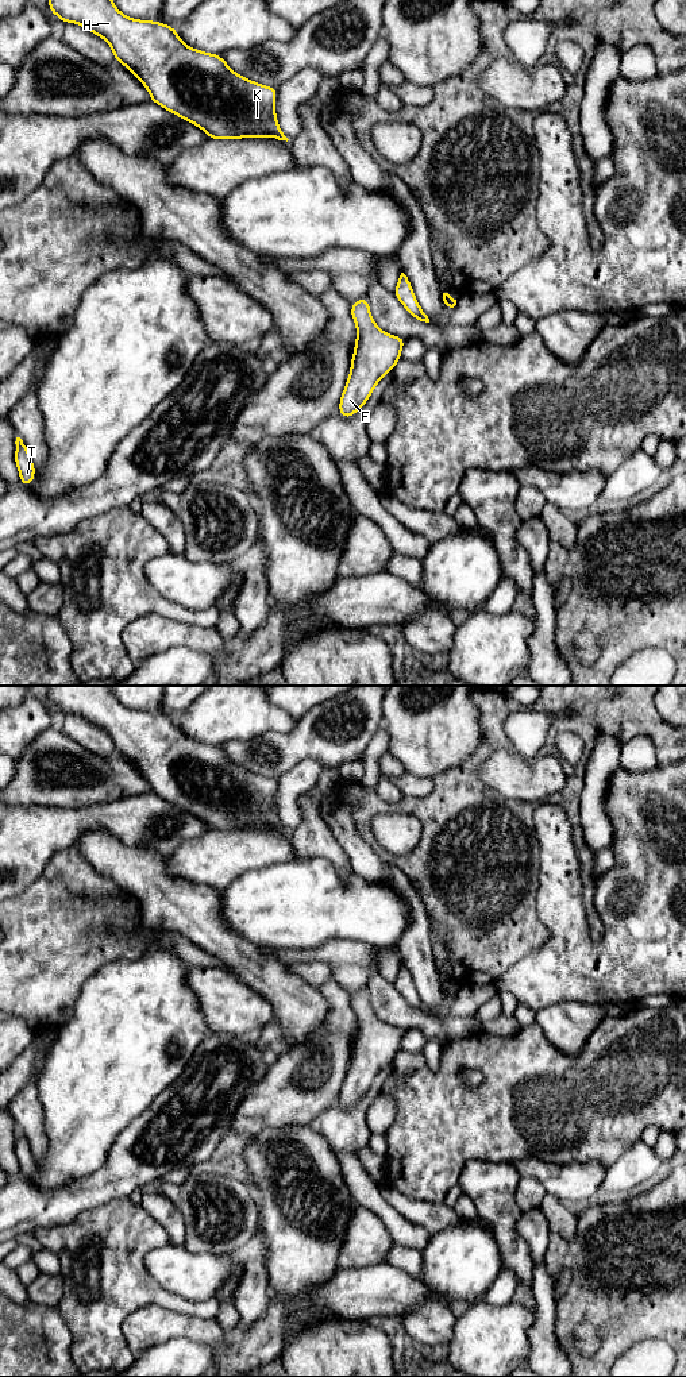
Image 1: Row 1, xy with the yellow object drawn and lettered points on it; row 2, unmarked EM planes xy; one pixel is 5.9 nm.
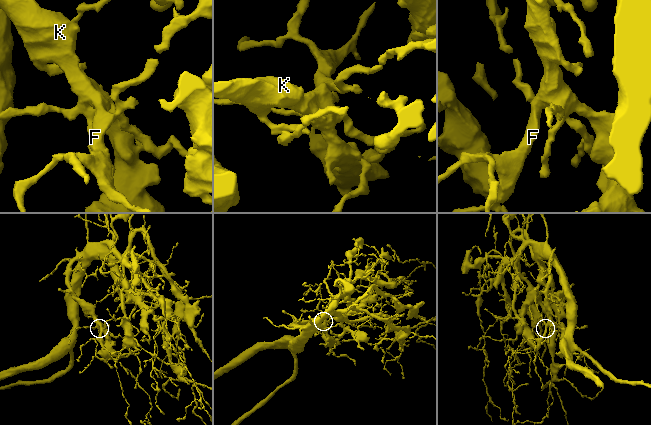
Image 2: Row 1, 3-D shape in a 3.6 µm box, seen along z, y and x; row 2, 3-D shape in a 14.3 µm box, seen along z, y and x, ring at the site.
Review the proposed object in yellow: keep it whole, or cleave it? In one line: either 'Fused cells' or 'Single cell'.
Single cell

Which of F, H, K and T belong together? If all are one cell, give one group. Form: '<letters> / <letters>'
F H K T

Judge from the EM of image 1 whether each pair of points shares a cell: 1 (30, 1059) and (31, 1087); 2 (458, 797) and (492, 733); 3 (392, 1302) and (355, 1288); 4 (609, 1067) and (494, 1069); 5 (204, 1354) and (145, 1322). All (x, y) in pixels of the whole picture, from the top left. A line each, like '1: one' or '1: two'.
1: two
2: one
3: one
4: one
5: two

